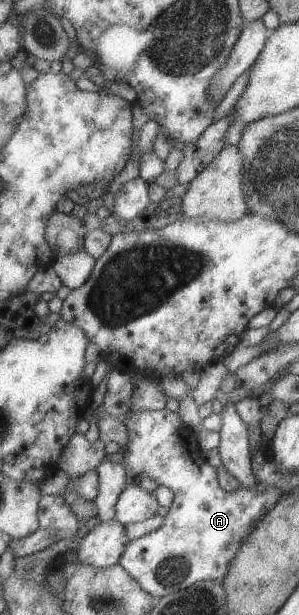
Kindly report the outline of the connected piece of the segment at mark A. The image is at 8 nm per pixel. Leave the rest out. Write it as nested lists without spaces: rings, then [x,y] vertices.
[[[165,407],[161,410],[130,410],[122,423],[126,428],[127,442],[117,451],[122,455],[120,465],[125,471],[134,474],[133,477],[146,475],[157,485],[167,487],[172,491],[173,499],[162,525],[153,532],[128,540],[117,563],[152,599],[164,597],[176,590],[185,590],[194,582],[221,581],[229,561],[247,537],[250,525],[266,513],[271,501],[279,497],[278,491],[258,481],[250,487],[240,486],[233,492],[222,490],[216,481],[215,469],[206,463],[206,454],[198,448],[196,433],[180,420],[177,411],[171,412]]]

